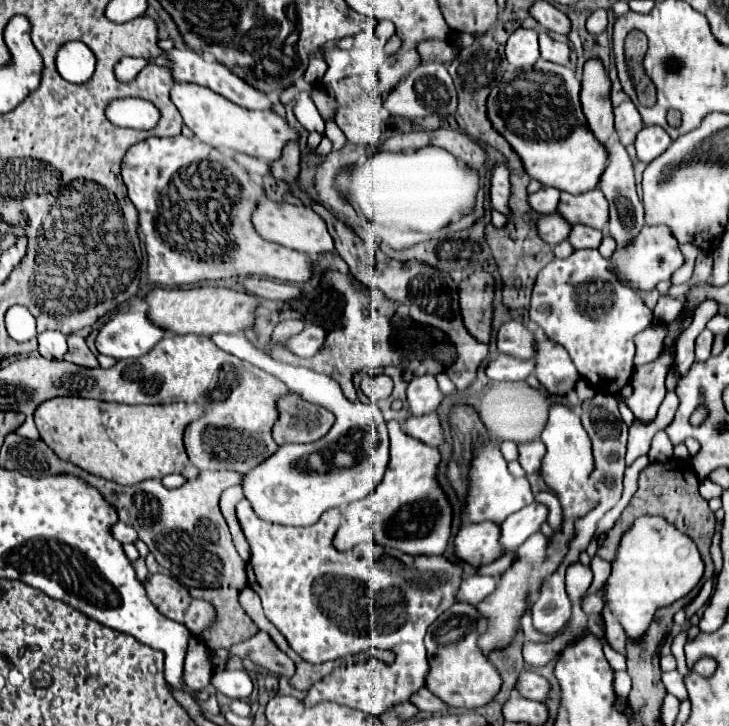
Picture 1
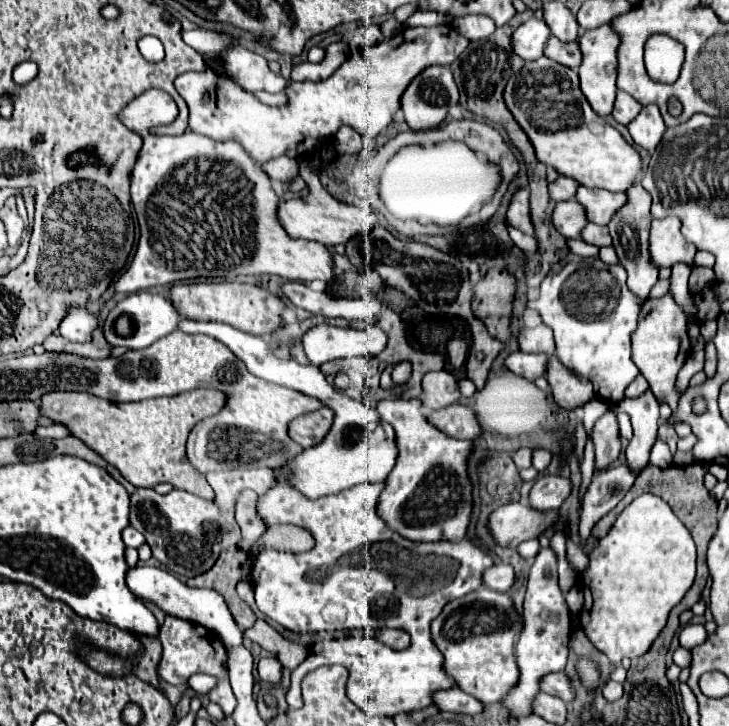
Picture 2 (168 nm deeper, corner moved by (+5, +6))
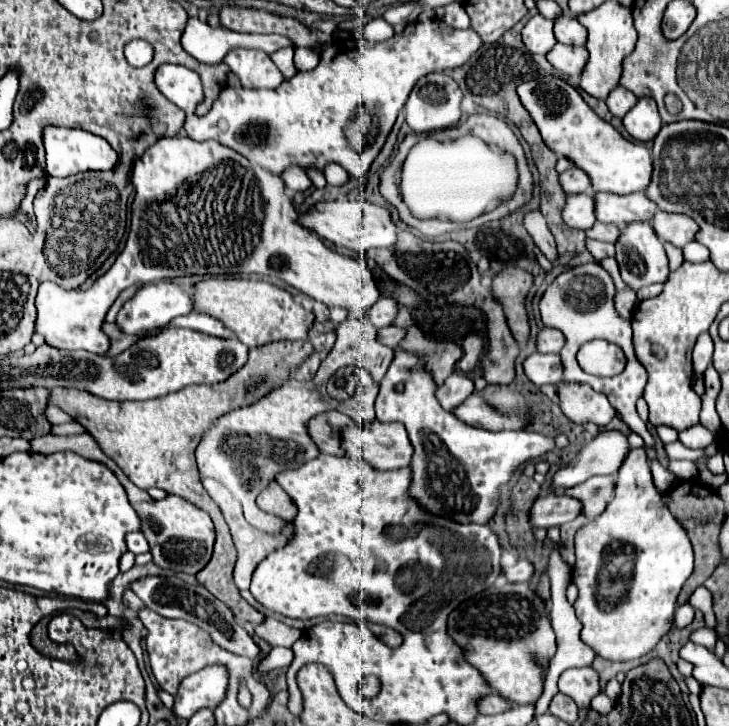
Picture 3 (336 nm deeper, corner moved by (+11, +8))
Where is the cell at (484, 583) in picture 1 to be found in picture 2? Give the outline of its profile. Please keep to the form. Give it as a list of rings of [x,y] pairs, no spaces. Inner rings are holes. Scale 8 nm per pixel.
[[[497,563],[489,569],[483,571],[483,583],[493,589],[493,591],[509,591],[515,583],[515,573],[513,573],[513,567],[511,565],[505,565],[505,563]]]

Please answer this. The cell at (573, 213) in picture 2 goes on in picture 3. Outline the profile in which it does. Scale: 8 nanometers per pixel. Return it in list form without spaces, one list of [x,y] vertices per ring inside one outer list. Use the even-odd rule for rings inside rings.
[[[591,193],[569,195],[563,215],[565,215],[565,223],[569,223],[569,227],[591,229],[593,223],[597,221],[597,217],[595,217],[595,199],[593,199],[593,195],[591,195]]]

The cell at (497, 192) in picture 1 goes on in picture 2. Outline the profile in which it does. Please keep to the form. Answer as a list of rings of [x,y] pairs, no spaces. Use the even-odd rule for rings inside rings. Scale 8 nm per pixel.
[[[517,189],[511,197],[511,203],[509,203],[509,209],[507,209],[507,221],[527,233],[527,235],[533,235],[533,229],[531,229],[531,221],[529,221],[529,205],[527,205],[527,197],[529,197],[529,189]]]

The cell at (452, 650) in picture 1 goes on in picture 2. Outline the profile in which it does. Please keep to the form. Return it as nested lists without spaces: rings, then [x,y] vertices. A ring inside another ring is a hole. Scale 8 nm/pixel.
[[[481,587],[443,607],[441,615],[431,623],[431,639],[443,653],[443,671],[455,681],[455,685],[489,705],[501,701],[519,679],[513,647],[521,627],[523,621],[513,609],[511,597]]]

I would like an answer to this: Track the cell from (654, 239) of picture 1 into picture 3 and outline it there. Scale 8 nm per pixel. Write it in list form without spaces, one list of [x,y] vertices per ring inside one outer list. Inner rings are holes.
[[[657,211],[657,215],[653,217],[653,229],[663,241],[677,243],[677,247],[683,247],[685,243],[695,239],[699,225],[695,223],[693,217],[685,213]]]

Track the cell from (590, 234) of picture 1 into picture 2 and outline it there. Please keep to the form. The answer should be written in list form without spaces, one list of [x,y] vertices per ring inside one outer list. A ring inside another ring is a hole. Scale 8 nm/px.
[[[587,223],[583,233],[581,233],[581,239],[591,243],[591,245],[611,245],[611,237],[607,233],[607,227],[601,227],[601,225],[595,225],[595,223]]]

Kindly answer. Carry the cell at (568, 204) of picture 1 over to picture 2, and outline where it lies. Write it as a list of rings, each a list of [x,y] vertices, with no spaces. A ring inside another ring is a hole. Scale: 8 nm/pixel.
[[[579,187],[575,199],[583,205],[587,221],[597,223],[597,225],[607,225],[607,221],[611,219],[611,213],[615,213],[615,209],[619,209],[619,205],[623,205],[627,197],[625,193]]]

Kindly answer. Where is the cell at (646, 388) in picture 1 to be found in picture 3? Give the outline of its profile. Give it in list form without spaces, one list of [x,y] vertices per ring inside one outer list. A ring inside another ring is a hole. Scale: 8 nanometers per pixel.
[[[645,449],[629,451],[629,459],[625,459],[619,471],[615,497],[599,517],[591,519],[577,531],[575,555],[577,563],[573,569],[573,583],[579,589],[579,597],[573,607],[583,623],[581,641],[609,661],[629,661],[647,655],[673,625],[677,595],[693,573],[693,549],[685,529],[675,521],[663,503],[659,489],[653,485]],[[611,541],[633,545],[635,569],[627,597],[615,609],[605,613],[595,601],[595,591],[601,557]]]

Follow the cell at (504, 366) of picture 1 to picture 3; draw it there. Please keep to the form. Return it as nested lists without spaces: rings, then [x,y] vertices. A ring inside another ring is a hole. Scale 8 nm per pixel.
[[[533,353],[523,363],[527,377],[537,385],[557,385],[563,381],[563,363],[555,353]]]

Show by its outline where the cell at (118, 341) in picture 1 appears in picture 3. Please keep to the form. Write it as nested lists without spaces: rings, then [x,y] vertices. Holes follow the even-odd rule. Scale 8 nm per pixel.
[[[159,281],[159,283],[143,285],[141,291],[137,291],[137,295],[121,307],[121,311],[117,315],[117,325],[125,333],[139,333],[143,329],[163,327],[171,319],[175,319],[179,315],[187,315],[191,311],[193,311],[193,289],[191,287],[183,287],[183,285],[171,283],[171,281]]]

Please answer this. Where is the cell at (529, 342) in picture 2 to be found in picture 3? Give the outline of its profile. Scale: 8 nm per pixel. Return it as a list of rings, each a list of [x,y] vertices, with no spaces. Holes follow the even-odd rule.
[[[543,327],[537,335],[537,349],[541,353],[559,353],[565,345],[565,335],[559,329]]]

